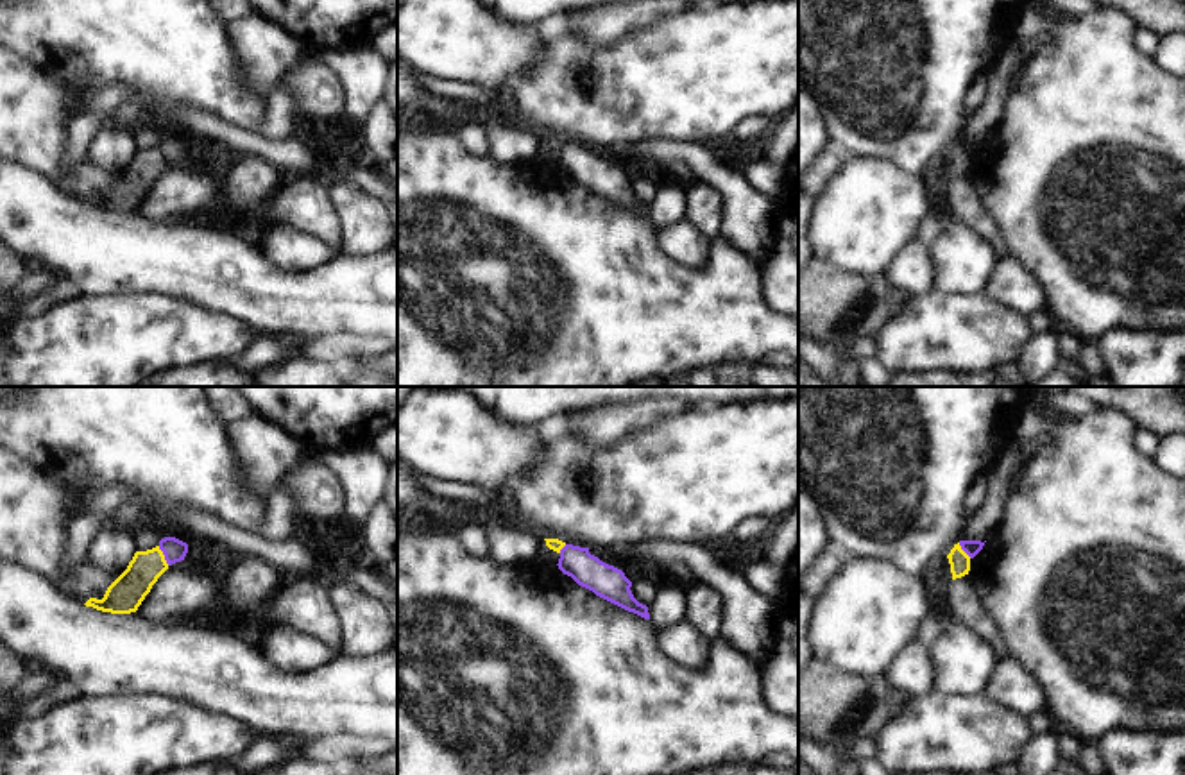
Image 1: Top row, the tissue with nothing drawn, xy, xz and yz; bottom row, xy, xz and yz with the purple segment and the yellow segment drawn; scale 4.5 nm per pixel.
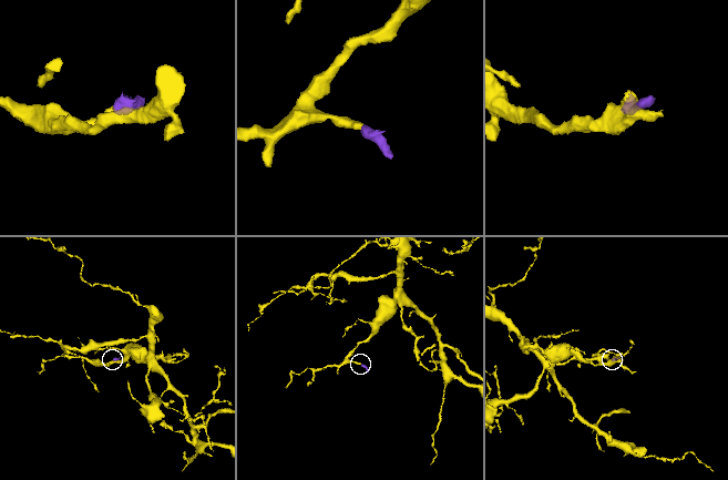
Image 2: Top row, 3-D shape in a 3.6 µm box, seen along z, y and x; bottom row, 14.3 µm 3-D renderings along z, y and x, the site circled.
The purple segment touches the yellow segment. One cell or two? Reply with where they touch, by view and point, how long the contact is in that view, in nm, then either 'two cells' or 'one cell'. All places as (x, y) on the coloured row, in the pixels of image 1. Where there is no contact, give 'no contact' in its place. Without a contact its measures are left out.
contact xy (163, 553); length 100 nm; two cells

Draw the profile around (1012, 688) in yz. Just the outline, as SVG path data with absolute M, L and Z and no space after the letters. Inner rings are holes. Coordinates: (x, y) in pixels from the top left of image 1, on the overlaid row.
M1011 657L997 662L985 696L1004 711L1029 720L1045 707L1045 694L1038 682Z

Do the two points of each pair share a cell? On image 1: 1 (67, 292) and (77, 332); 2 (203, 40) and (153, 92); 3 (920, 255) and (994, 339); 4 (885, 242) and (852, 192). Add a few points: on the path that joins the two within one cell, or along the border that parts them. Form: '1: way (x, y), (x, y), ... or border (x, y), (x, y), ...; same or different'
1: border (77, 294), (29, 317); different
2: way (190, 52), (163, 79); same
3: border (933, 287), (910, 298); different
4: way (872, 229), (865, 222), (865, 204); same

